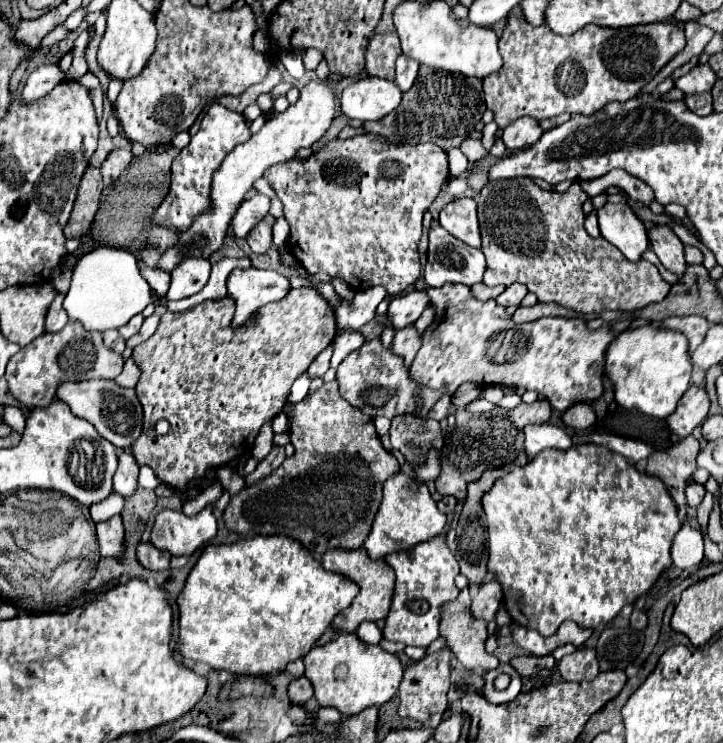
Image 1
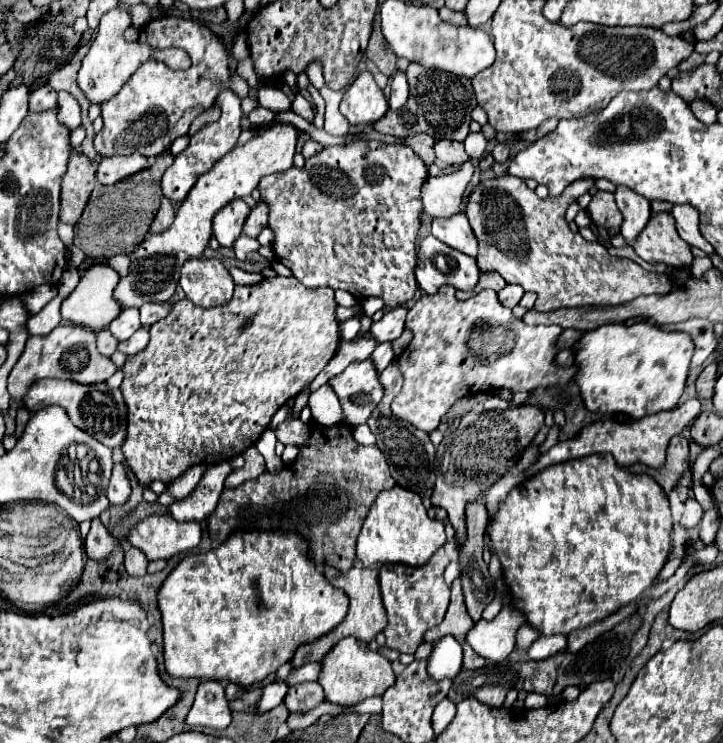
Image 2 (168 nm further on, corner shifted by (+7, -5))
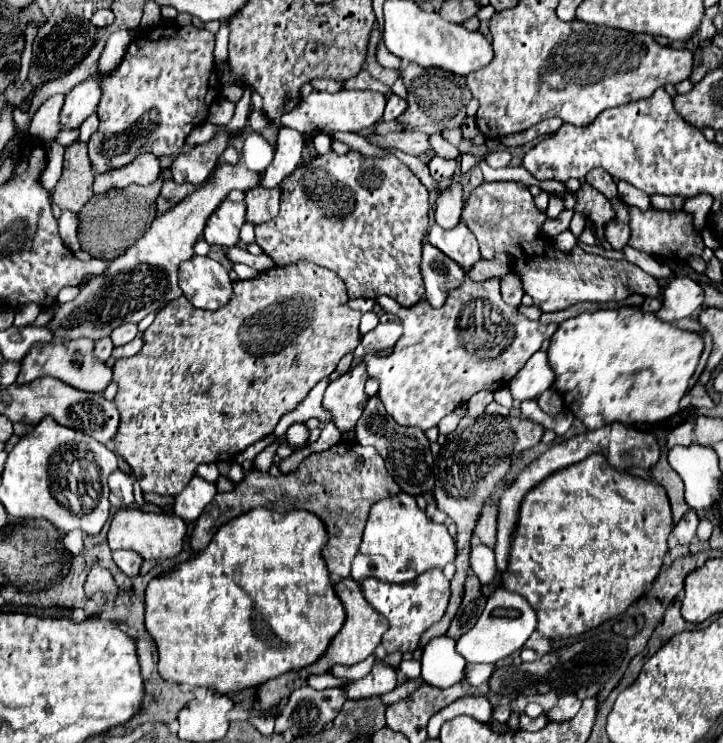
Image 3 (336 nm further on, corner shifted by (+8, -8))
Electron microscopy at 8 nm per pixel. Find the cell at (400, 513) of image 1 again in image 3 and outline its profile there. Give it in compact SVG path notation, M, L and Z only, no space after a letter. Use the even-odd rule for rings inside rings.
M399 492L399 496L379 500L371 506L361 548L353 560L351 578L355 582L377 578L381 582L405 584L427 570L445 568L445 564L455 560L455 554L455 540L449 536L447 526L429 520L413 496Z

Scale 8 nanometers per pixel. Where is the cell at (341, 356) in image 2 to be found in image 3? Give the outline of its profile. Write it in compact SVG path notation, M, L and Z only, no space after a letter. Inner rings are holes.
M465 276L465 282L451 290L441 308L433 308L427 300L403 308L389 296L375 300L399 316L403 336L389 356L367 356L369 378L379 382L379 400L389 416L401 426L417 426L429 430L439 420L451 414L459 404L467 402L479 390L497 390L525 366L525 362L541 348L543 340L551 338L555 324L541 324L511 312L499 304L499 288L485 290L483 284L499 284L497 278L475 282Z

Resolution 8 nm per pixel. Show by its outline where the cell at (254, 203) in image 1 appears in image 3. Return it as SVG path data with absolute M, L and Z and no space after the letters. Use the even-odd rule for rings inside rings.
M223 200L205 224L205 242L217 246L235 246L239 242L239 230L245 222L245 204Z

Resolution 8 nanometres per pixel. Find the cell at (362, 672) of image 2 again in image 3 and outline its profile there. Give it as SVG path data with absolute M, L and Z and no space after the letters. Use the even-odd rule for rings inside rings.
M379 662L373 666L371 674L347 684L347 698L349 700L361 700L369 696L383 696L391 692L397 686L397 672L395 668Z

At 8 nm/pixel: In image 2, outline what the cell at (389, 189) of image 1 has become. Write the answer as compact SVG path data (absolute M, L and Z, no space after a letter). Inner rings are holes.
M352 141L348 145L326 147L320 153L316 153L314 157L310 157L304 163L302 169L292 167L286 173L276 173L276 175L262 177L260 183L258 183L258 191L260 191L260 199L268 205L268 211L270 211L268 227L276 233L276 239L274 239L276 259L280 263L284 263L304 287L324 287L324 285L328 285L332 289L344 289L360 301L368 299L368 297L380 297L386 303L386 307L390 307L390 309L398 307L398 305L404 305L406 301L410 301L414 297L414 291L416 291L416 277L414 277L416 251L414 251L414 243L416 243L416 233L420 229L418 215L422 213L420 189L422 189L426 179L428 179L428 167L414 153L412 147L408 147L404 143L382 143L382 141Z

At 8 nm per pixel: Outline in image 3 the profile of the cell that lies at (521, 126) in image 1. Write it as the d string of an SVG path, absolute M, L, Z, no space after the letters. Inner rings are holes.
M509 150L491 152L491 154L487 154L485 162L487 162L491 168L505 168L505 166L509 166L509 162L511 162L511 152L509 152Z

